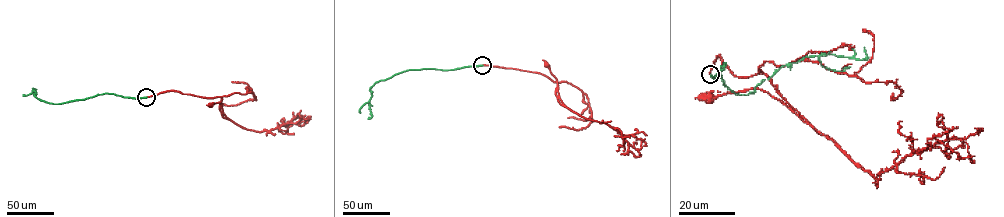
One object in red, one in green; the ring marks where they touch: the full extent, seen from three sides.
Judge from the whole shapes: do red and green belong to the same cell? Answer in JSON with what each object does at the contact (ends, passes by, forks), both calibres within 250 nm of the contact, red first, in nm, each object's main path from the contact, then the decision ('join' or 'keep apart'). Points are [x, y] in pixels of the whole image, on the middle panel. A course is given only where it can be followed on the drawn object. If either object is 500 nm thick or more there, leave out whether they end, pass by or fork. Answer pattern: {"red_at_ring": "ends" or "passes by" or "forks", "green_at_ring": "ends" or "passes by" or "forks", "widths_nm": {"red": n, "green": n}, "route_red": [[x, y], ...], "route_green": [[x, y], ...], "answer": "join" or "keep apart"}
{"red_at_ring": "ends", "green_at_ring": "ends", "widths_nm": {"red": 190, "green": 240}, "route_red": [[482, 65], [545, 75], [557, 83], [555, 95], [565, 106], [559, 98], [556, 78], [546, 65]], "route_green": [[482, 65], [449, 70], [407, 70], [376, 82], [370, 89], [372, 116], [368, 117]], "answer": "join"}

